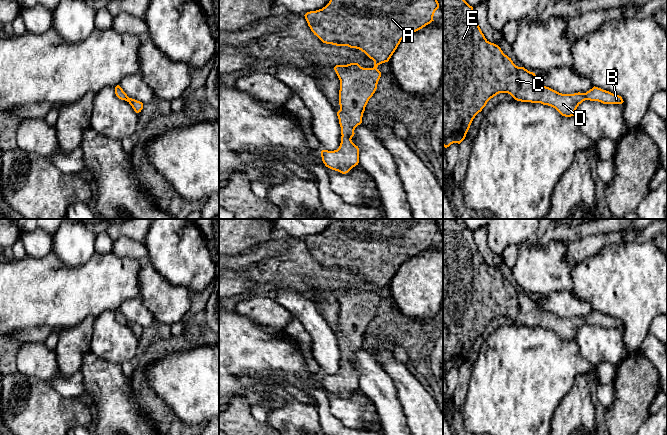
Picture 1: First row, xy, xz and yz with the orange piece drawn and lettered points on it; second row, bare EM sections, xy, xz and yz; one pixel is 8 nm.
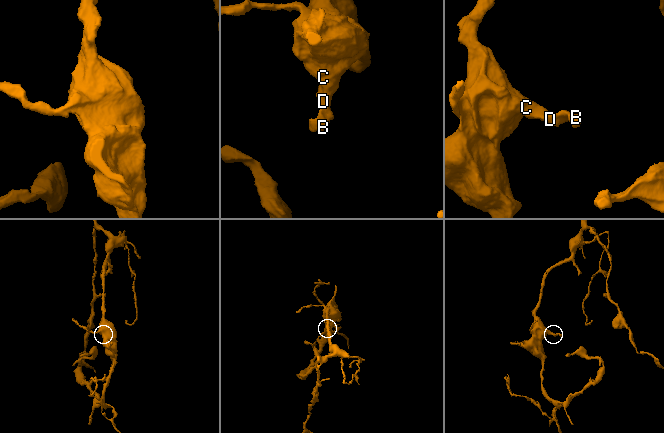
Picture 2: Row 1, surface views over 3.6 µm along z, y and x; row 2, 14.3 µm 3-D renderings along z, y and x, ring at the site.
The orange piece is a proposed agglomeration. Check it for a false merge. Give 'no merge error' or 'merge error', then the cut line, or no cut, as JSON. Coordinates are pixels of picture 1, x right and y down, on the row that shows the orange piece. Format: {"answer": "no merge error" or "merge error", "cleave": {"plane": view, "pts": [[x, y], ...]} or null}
{"answer": "no merge error", "cleave": null}

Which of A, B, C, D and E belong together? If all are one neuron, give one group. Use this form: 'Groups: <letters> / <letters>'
Groups: A B C D E

